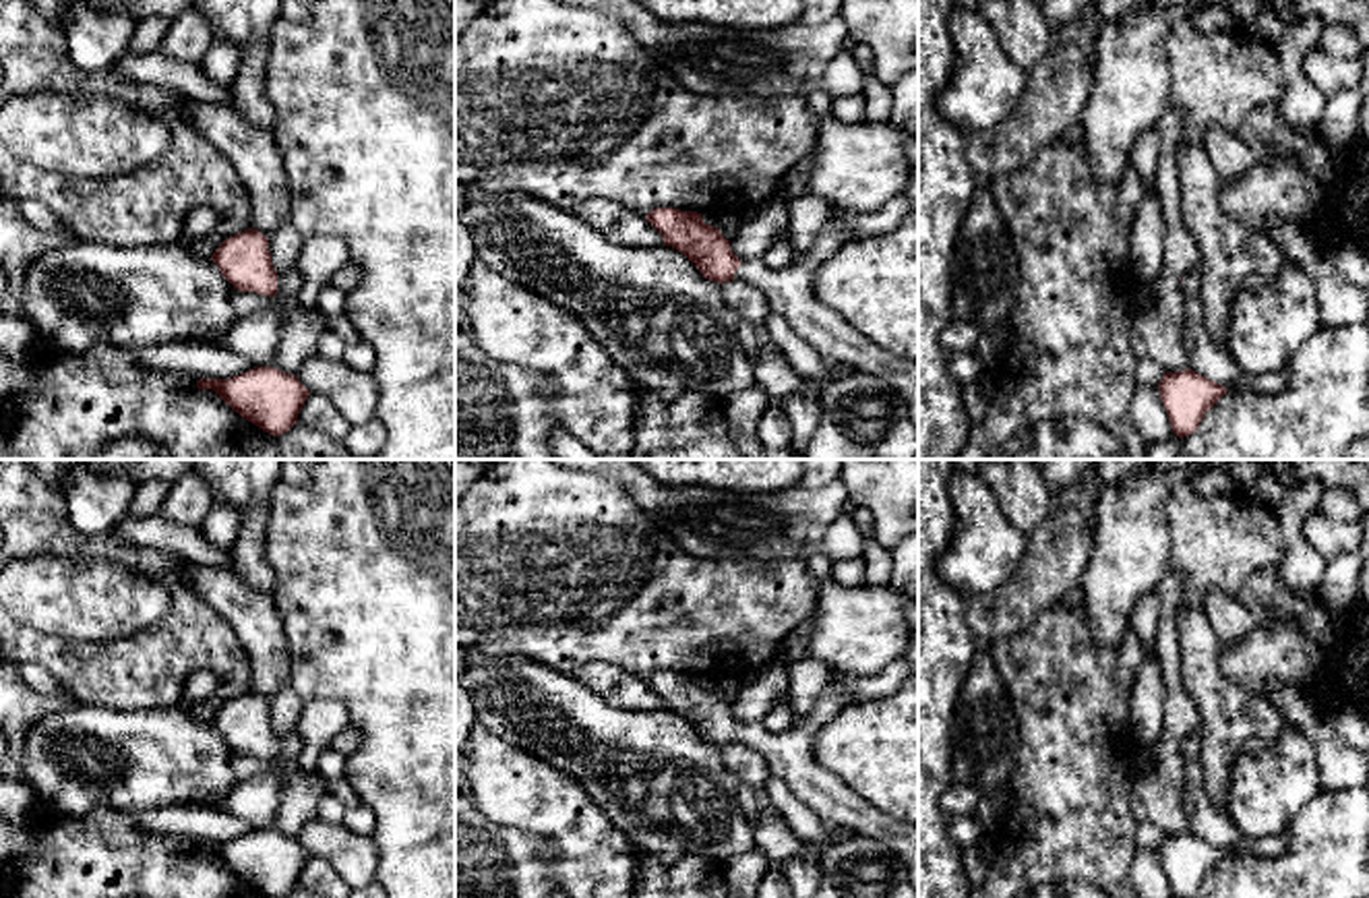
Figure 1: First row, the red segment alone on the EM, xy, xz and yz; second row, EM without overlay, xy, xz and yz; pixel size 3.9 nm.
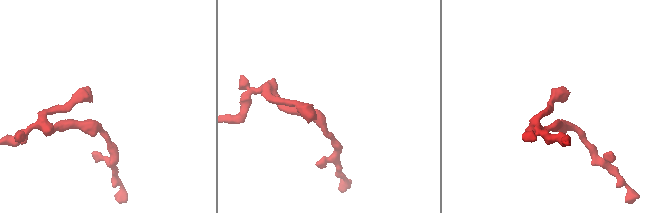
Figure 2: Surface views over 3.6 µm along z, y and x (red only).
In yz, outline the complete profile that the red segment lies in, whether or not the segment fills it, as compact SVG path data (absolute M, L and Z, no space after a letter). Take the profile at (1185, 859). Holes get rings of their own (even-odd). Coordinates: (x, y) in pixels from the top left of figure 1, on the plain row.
M1185 832L1164 836L1158 846L1162 869L1175 898L1197 894L1204 877L1228 855L1216 844Z

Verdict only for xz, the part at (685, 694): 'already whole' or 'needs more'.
needs more

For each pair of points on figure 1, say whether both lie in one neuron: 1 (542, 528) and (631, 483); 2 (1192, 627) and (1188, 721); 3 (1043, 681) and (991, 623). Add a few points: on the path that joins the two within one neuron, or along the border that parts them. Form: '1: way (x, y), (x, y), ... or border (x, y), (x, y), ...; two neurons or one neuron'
1: border (606, 481), (613, 481), (656, 520); two neurons
2: border (1177, 648), (1183, 690), (1198, 710), (1200, 731); two neurons
3: border (1045, 611), (1018, 634), (987, 644); two neurons

